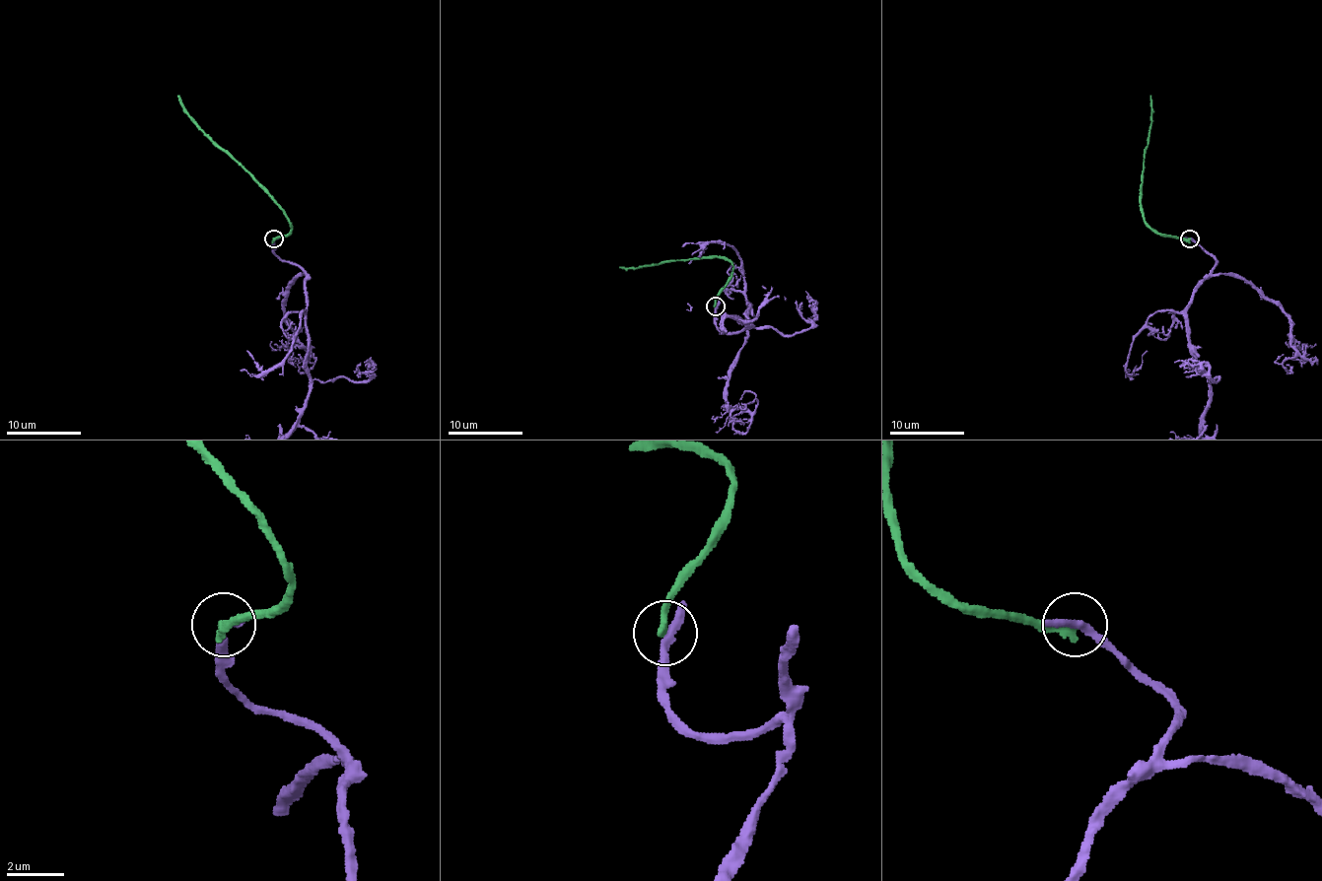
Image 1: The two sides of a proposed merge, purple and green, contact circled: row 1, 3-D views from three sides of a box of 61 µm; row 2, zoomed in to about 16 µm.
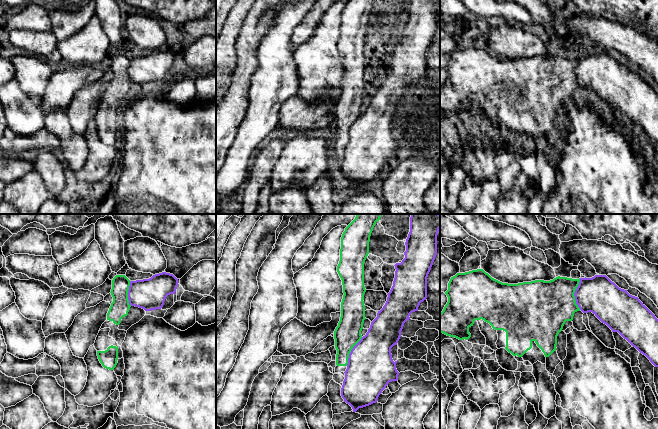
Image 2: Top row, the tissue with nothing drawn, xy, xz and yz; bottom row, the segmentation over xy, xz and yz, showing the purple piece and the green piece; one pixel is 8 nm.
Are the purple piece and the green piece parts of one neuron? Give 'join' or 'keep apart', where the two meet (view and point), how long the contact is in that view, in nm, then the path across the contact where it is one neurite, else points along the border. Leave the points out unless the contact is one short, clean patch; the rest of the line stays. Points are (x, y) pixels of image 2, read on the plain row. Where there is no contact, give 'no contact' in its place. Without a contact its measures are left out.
keep apart; contact yz (574, 70); length 260 nm; border yz (580, 54), (574, 69), (575, 79), (579, 85)

